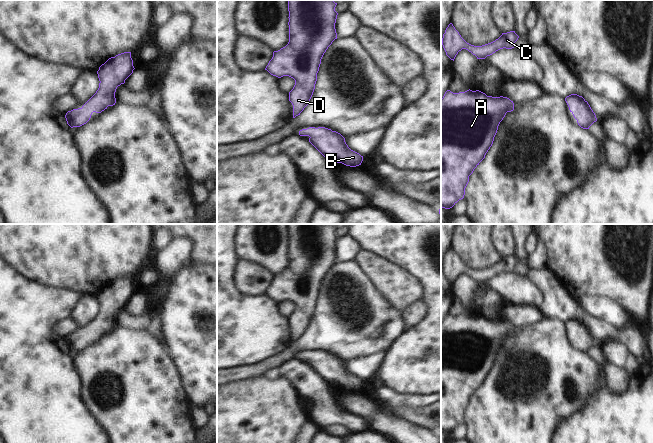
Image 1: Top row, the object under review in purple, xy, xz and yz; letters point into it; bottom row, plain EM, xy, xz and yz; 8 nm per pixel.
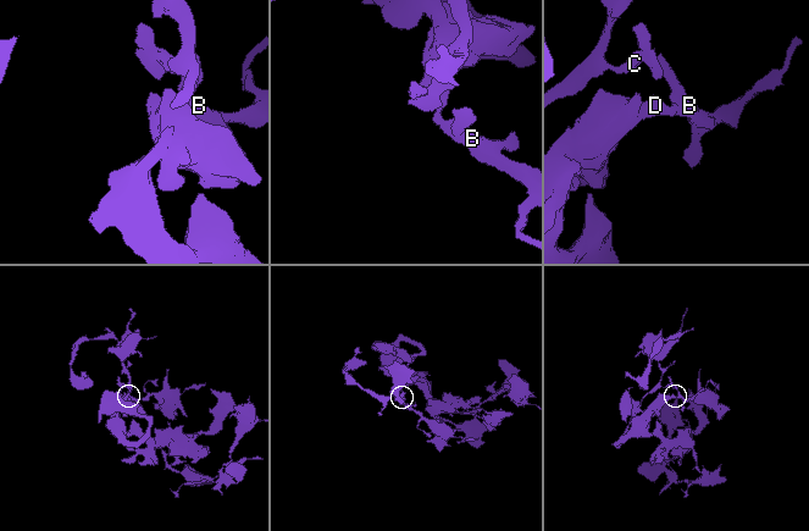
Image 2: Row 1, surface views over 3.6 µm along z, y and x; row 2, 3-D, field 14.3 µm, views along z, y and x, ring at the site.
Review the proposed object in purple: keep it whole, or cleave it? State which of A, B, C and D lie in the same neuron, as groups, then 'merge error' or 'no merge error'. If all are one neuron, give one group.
A B C D | no merge error

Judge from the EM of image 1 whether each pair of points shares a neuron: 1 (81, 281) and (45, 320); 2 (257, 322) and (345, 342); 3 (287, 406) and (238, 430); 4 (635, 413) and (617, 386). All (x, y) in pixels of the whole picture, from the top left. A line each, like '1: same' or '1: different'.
1: different
2: different
3: same
4: different

